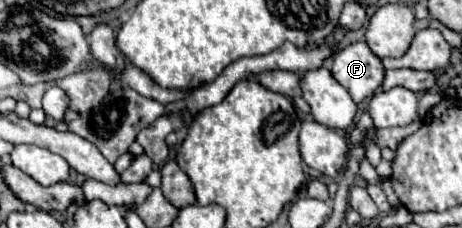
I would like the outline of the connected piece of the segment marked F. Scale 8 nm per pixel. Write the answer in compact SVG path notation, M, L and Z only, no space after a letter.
M360 41L334 57L332 75L350 93L354 103L362 103L382 87L384 67L368 45Z

